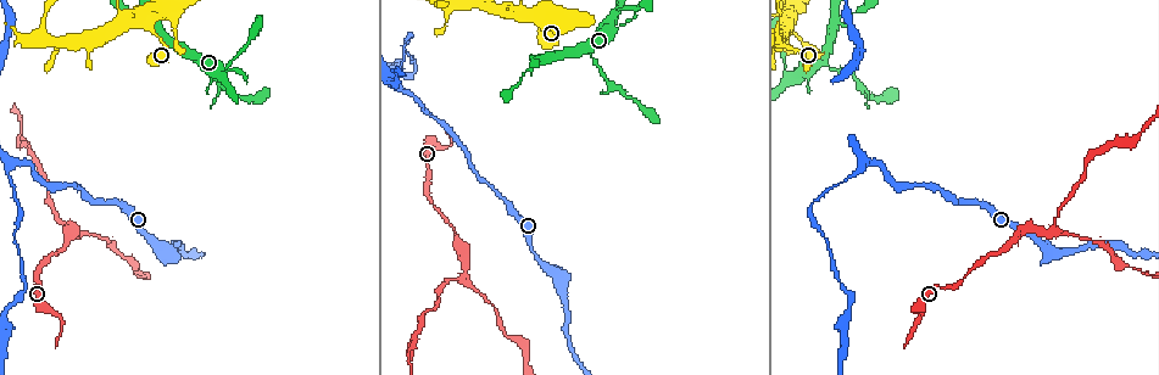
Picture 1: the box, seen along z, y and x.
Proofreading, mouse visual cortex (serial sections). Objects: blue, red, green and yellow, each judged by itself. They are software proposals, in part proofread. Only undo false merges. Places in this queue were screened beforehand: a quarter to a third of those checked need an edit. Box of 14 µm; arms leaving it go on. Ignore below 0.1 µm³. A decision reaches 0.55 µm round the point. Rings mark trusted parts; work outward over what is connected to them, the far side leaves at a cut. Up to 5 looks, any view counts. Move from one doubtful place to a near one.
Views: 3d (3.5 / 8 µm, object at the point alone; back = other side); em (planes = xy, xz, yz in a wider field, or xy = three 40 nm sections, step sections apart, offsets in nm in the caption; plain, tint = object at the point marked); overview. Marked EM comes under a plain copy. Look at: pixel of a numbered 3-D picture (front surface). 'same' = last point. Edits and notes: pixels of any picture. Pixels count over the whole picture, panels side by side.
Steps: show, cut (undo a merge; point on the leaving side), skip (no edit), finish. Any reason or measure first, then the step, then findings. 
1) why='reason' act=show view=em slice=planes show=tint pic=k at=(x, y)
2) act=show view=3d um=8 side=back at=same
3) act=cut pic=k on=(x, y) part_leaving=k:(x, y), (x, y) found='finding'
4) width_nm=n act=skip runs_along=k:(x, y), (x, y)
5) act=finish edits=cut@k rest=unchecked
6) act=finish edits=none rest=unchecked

why='side arm on a straight run' act=show view=3d um=3.5 pic=1 at=(1040, 228)

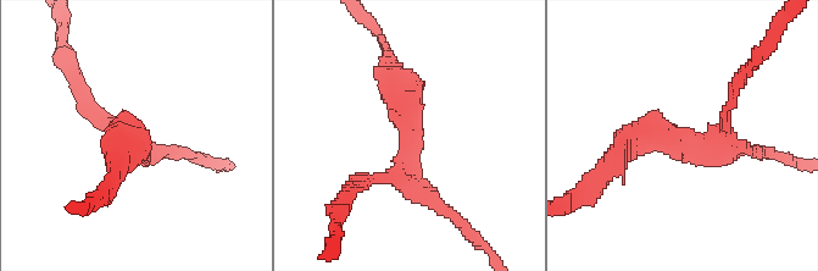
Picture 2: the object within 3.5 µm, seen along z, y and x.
why='need the tissue' act=show view=em slice=xy step=1 show=tint pic=2 at=(410, 133)

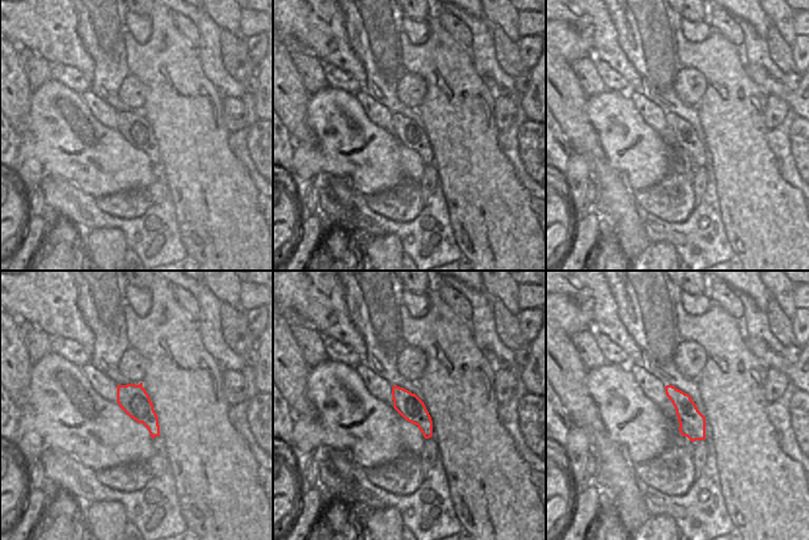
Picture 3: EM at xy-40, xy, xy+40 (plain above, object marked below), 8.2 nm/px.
arms=3 act=skip runs_along=2:(615, 161), (643, 134), (714, 138), (727, 116) found='one cell here'

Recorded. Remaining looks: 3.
why='thin arm on a thick one' act=show view=3d um=8 side=back pic=1 at=(833, 21)

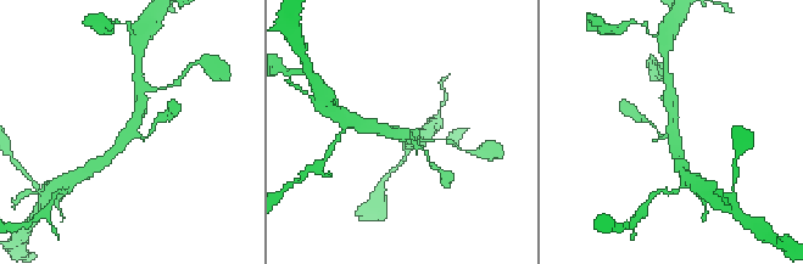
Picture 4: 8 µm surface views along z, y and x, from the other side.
arms=3 arm_widths_nm=150,250,350 why='need the tissue' act=show view=em slice=planes show=tint pic=4 at=(403, 134)

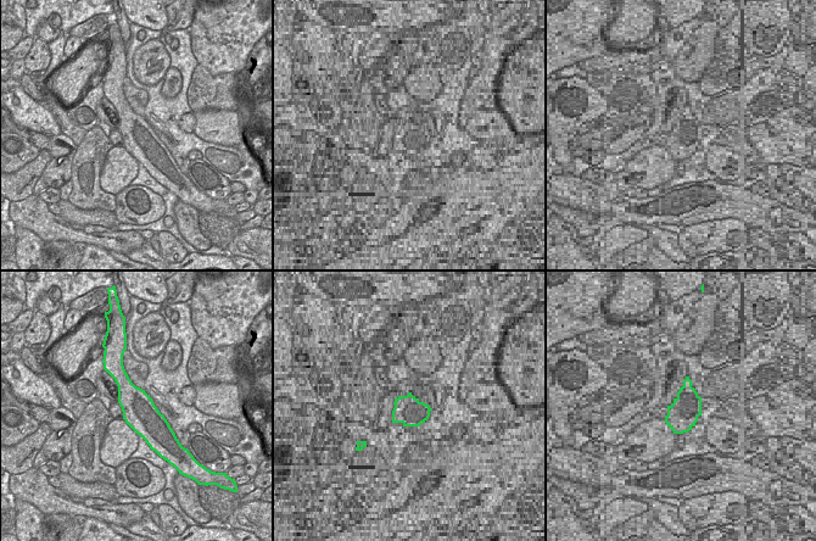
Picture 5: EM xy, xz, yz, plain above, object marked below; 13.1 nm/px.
act=skip runs_along=4:(105, 159), (126, 136), (145, 136), (154, 124) found='all the same cell'

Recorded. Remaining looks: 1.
act=finish edits=none rest=unchecked

